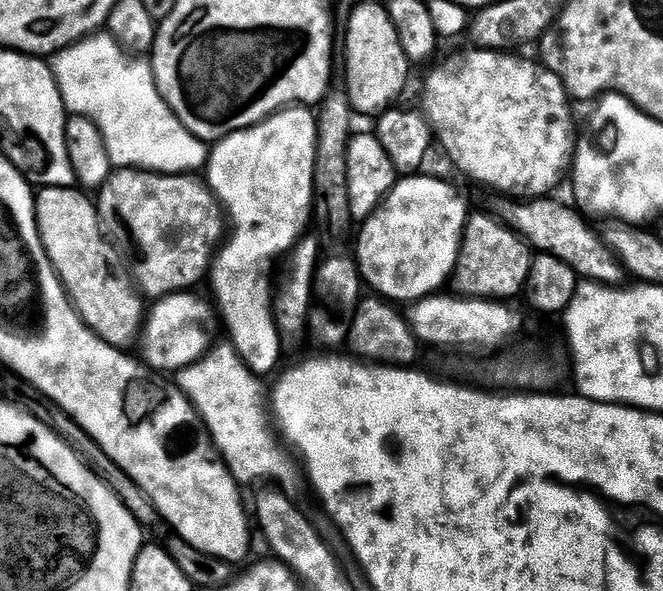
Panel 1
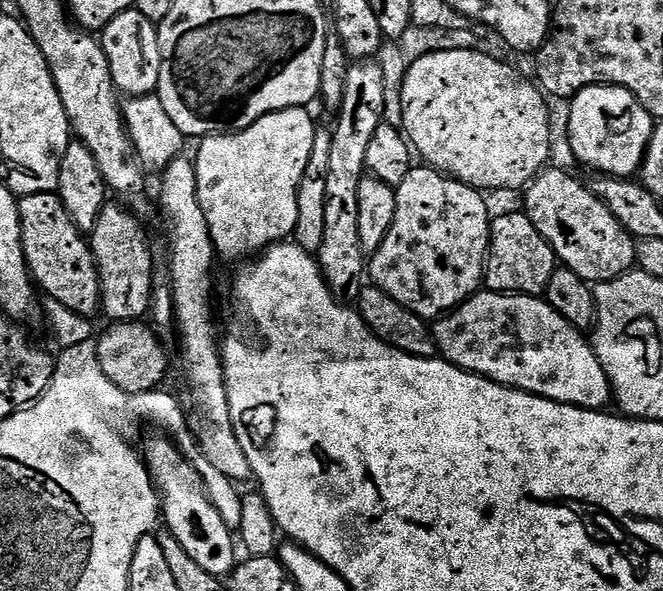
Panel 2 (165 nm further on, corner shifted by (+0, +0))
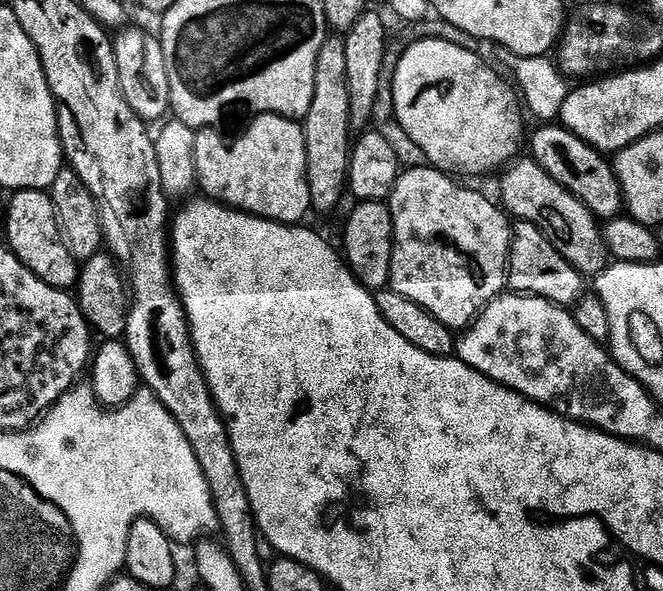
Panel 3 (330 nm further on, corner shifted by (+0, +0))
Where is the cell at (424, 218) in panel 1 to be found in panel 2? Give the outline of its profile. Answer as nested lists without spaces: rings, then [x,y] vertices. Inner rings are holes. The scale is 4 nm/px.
[[[427,166],[413,167],[396,188],[394,222],[378,250],[370,256],[370,280],[390,298],[402,302],[429,322],[452,311],[481,291],[488,263],[488,239],[492,236],[488,204],[477,189]]]

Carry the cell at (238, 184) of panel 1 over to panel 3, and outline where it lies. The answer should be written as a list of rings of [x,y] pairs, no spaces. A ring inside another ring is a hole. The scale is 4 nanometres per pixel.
[[[260,114],[256,121],[229,146],[216,133],[215,127],[201,128],[196,133],[194,156],[196,157],[196,177],[199,187],[204,187],[203,195],[229,208],[235,208],[249,216],[260,216],[275,224],[296,226],[307,212],[313,211],[310,186],[306,178],[306,142],[304,129],[295,119],[287,116]]]

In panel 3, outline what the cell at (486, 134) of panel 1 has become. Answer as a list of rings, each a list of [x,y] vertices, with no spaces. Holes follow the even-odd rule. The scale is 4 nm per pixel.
[[[420,38],[417,41],[405,50],[404,57],[397,62],[390,91],[396,107],[395,120],[425,151],[428,164],[445,174],[460,177],[484,176],[495,168],[503,169],[509,162],[515,161],[520,143],[526,140],[525,113],[510,84],[508,89],[507,82],[482,57],[475,56],[471,47],[438,39]]]

